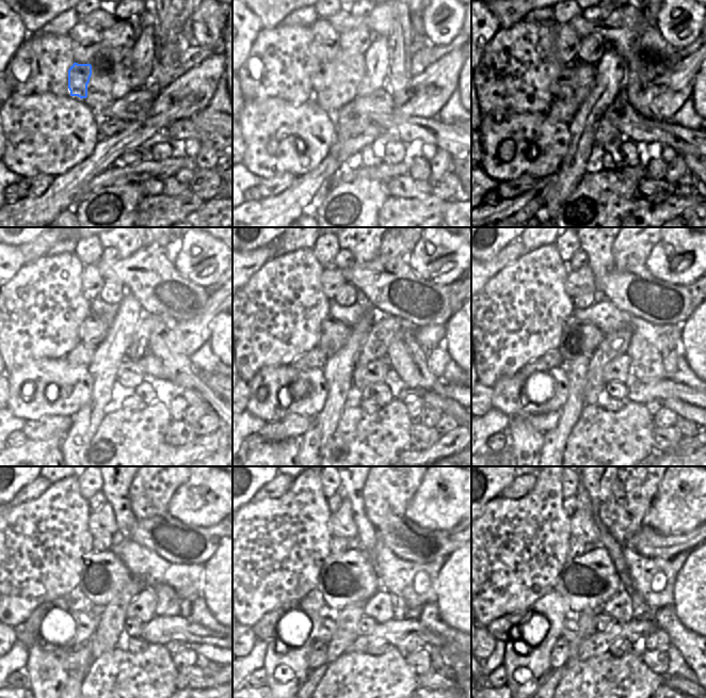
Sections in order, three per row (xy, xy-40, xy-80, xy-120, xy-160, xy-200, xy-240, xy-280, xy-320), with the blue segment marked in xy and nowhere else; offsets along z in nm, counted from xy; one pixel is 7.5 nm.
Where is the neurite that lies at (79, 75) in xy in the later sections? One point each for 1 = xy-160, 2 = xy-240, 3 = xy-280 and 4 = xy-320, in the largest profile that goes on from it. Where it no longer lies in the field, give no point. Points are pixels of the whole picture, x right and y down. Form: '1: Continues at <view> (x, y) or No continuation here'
1: Continues at xy-160 (334, 333)
2: Continues at xy-240 (103, 575)
3: Continues at xy-280 (349, 577)
4: Continues at xy-320 (586, 583)

